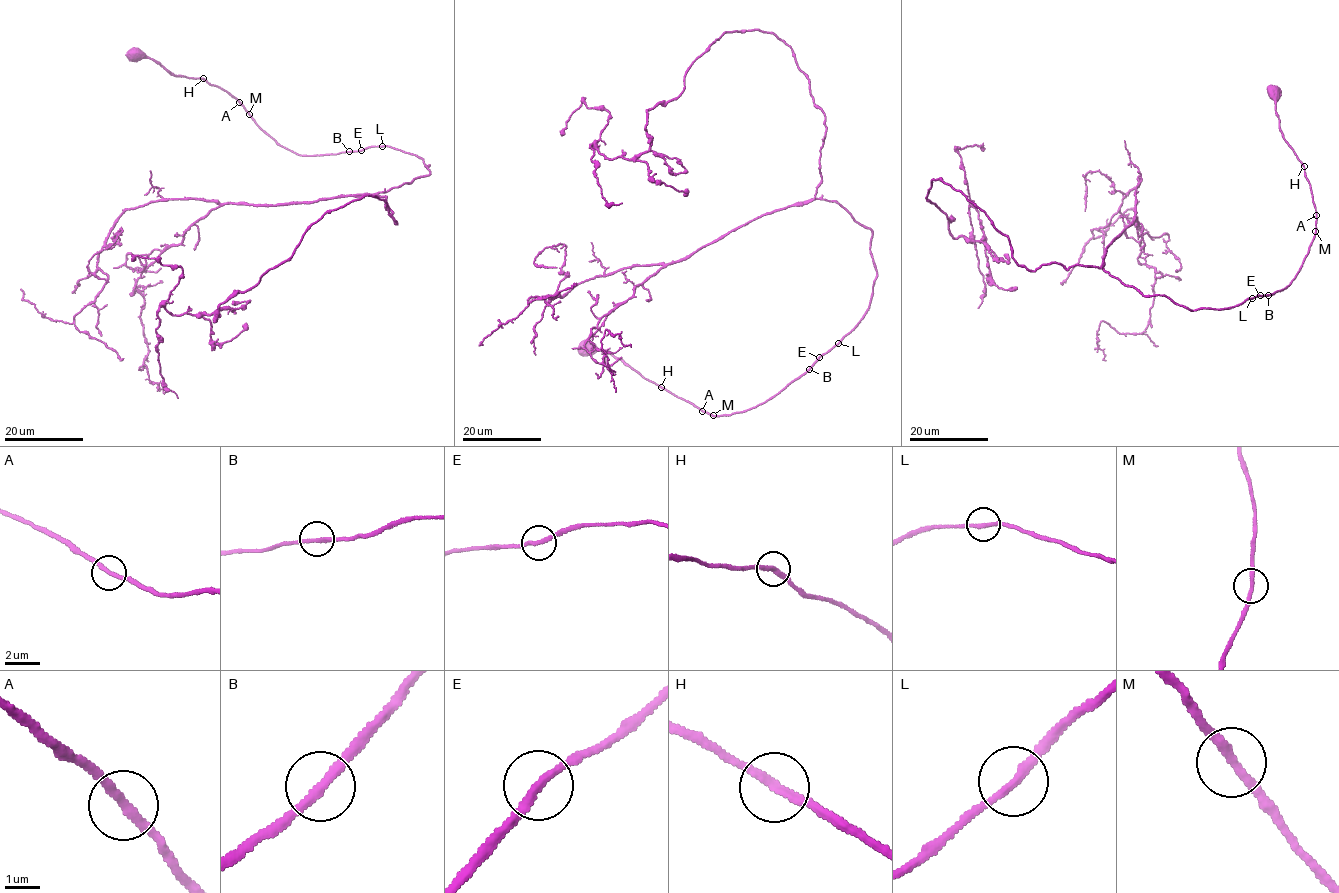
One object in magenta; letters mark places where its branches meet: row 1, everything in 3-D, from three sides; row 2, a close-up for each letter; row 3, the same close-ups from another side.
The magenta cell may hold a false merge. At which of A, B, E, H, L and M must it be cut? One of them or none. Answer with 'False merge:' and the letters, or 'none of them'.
False merge: none of them

